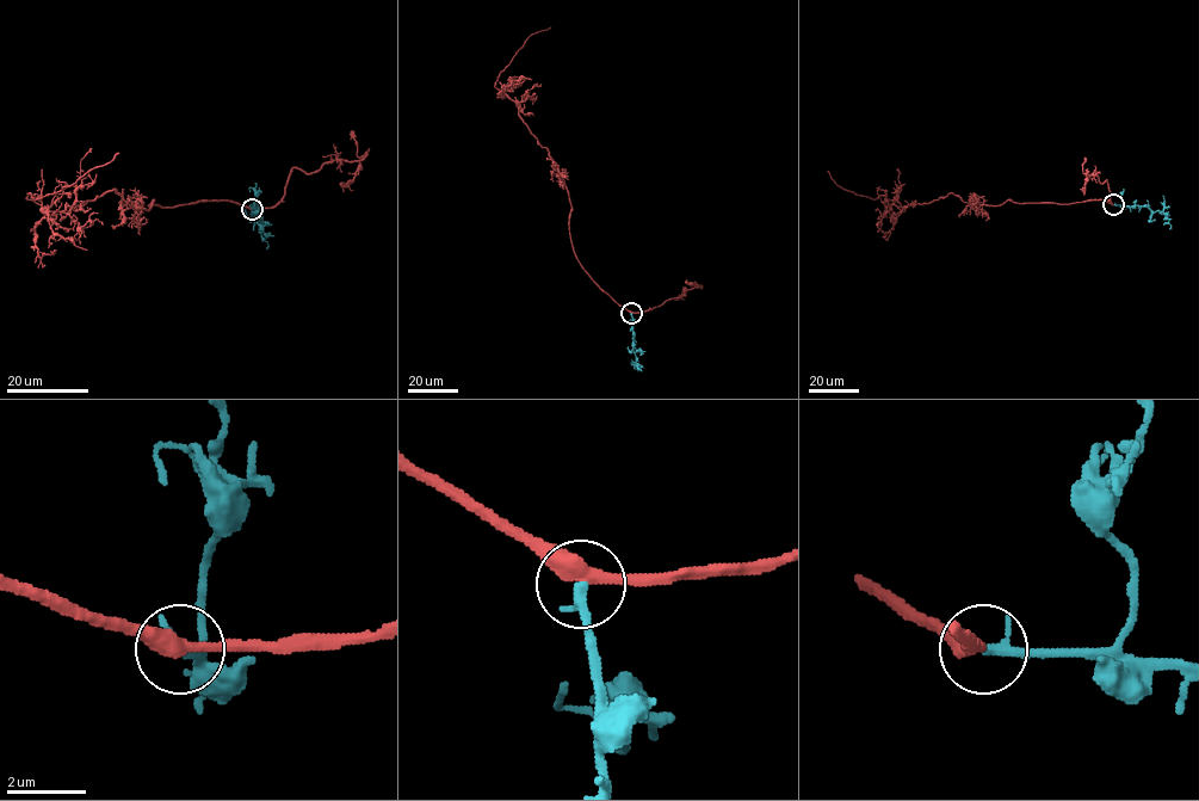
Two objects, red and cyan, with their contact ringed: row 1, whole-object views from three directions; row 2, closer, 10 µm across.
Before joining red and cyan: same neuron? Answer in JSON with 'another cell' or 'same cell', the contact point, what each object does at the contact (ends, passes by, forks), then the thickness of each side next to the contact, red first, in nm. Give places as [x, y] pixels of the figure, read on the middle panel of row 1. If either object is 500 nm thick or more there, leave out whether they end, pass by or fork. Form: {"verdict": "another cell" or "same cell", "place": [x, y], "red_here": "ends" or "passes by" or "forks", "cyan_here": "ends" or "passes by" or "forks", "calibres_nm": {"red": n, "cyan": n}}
{"verdict": "another cell", "place": [631, 313], "red_here": "passes by", "cyan_here": "ends", "calibres_nm": {"red": 400, "cyan": 280}}

